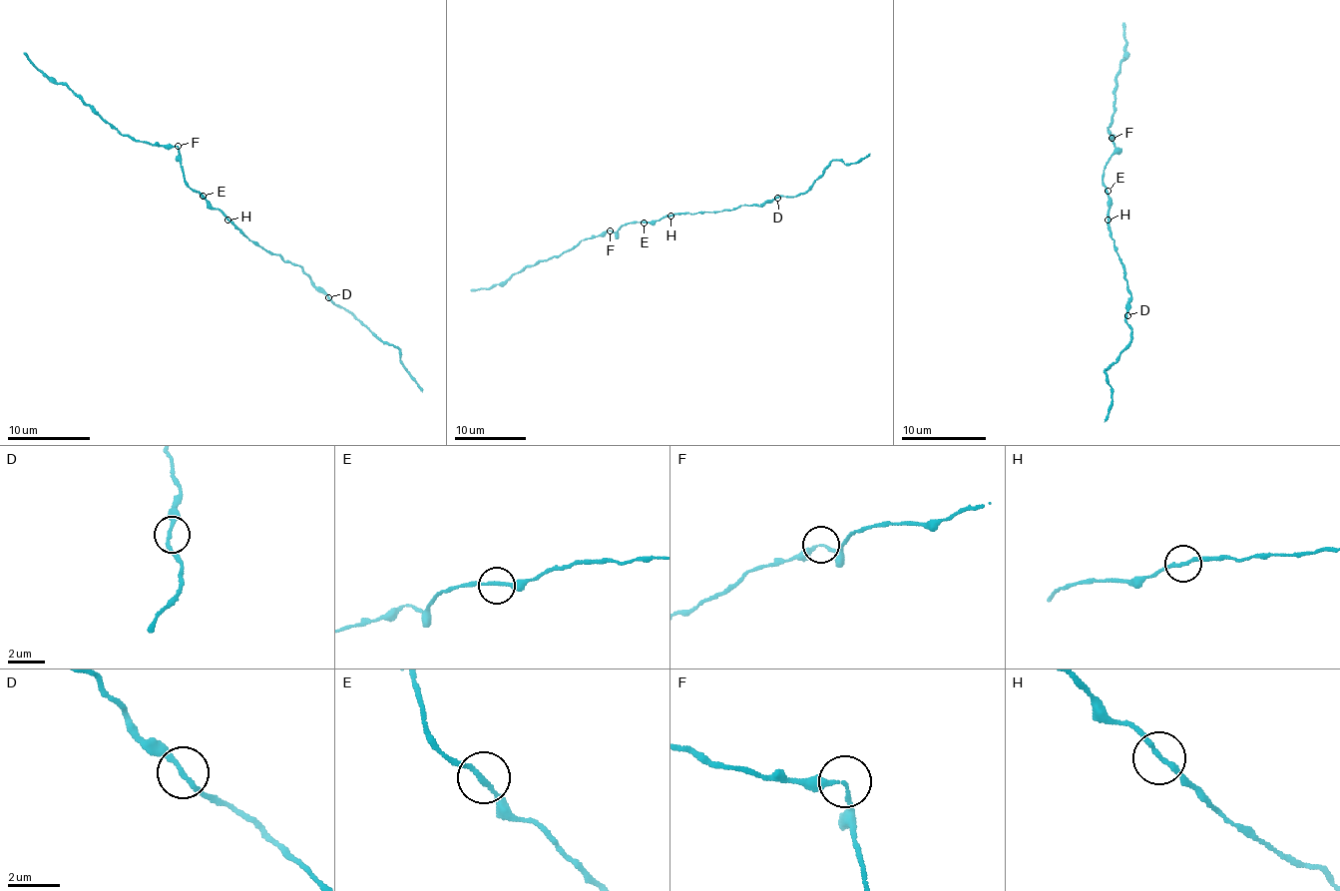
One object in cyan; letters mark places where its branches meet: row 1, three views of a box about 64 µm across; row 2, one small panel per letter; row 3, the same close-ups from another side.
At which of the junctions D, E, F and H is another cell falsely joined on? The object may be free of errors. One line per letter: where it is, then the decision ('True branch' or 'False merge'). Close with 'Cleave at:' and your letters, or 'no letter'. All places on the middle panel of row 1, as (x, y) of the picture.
D: Place: (777, 198). True branch
E: Place: (644, 222). True branch
F: Place: (610, 230). True branch
H: Place: (670, 216). True branch
Cleave at: no letter

